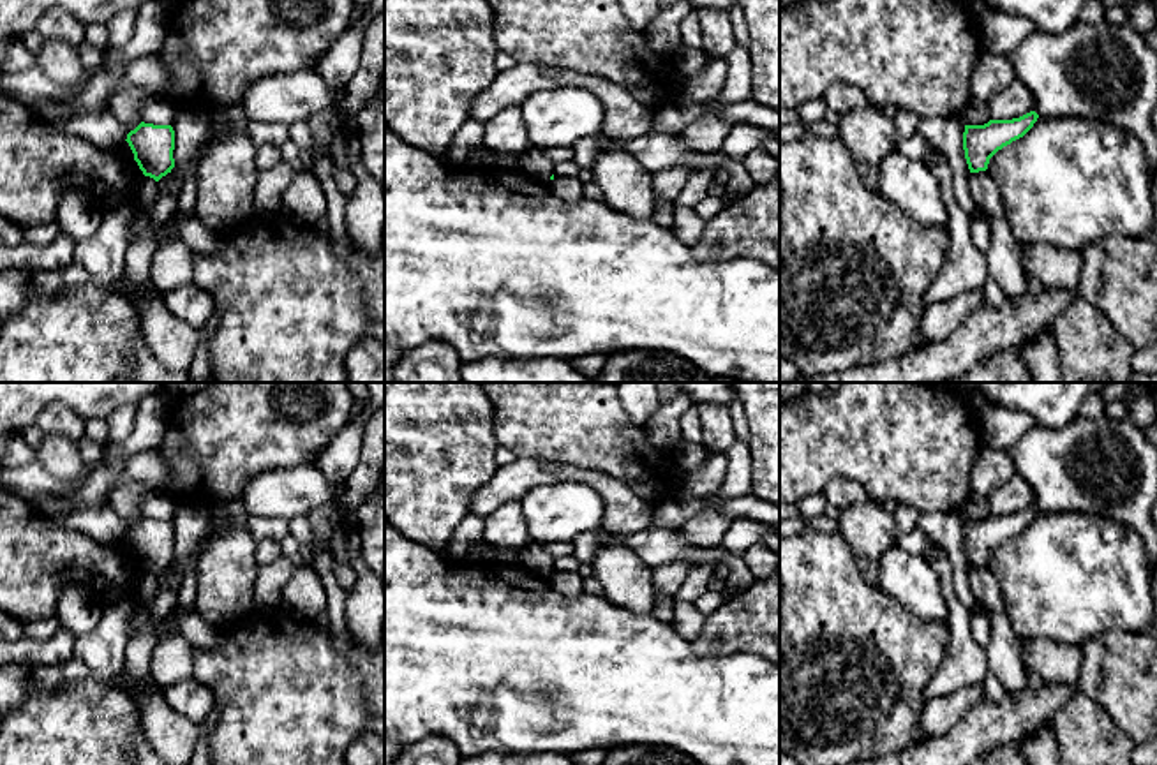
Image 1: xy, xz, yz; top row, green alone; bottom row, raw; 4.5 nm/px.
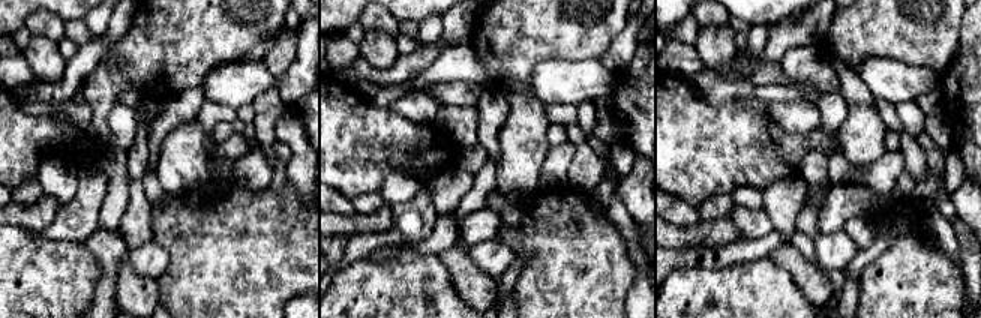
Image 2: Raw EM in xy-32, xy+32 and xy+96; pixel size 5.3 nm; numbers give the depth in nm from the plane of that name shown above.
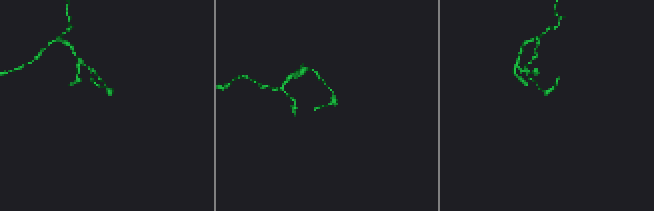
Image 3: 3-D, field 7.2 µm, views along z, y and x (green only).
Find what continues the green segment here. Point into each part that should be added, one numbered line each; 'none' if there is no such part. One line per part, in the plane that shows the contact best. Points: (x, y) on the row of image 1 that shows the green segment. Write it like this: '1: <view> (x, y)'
none

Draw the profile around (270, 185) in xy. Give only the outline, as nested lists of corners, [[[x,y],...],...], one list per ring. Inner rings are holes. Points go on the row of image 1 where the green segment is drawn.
[[[280,160],[272,169],[259,171],[254,189],[254,215],[282,212],[280,197],[291,185],[295,173],[296,169],[286,160]]]

